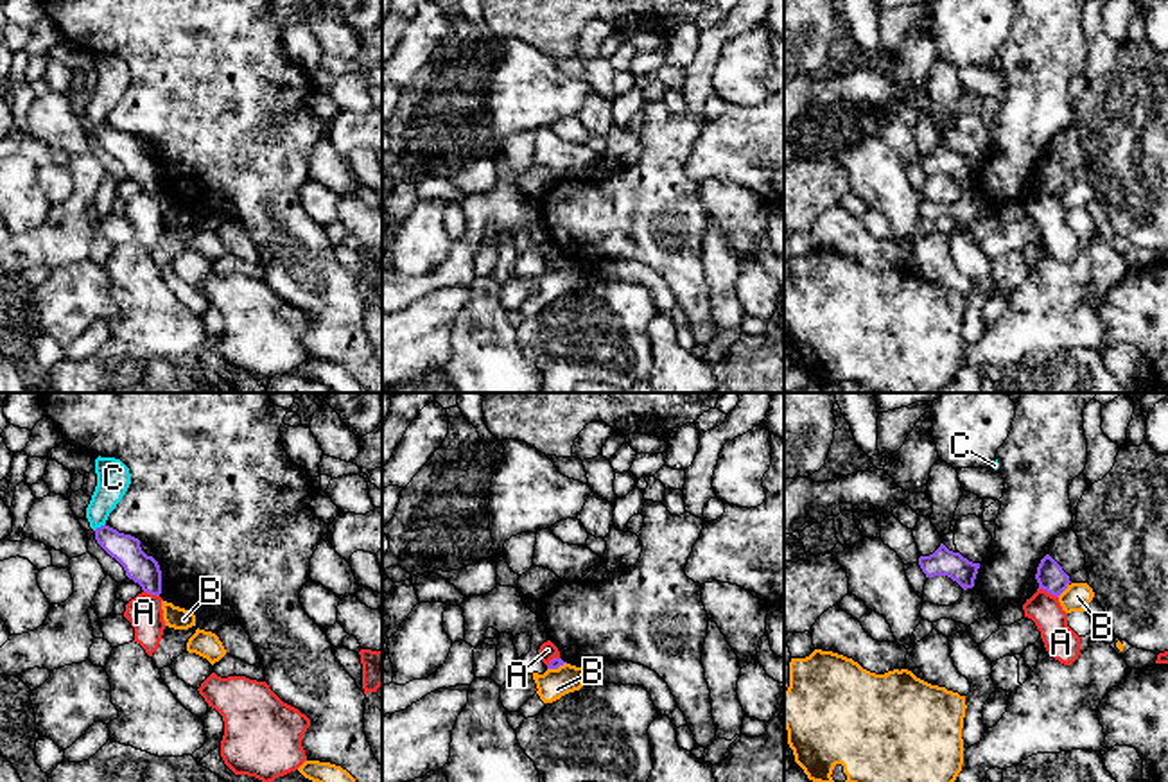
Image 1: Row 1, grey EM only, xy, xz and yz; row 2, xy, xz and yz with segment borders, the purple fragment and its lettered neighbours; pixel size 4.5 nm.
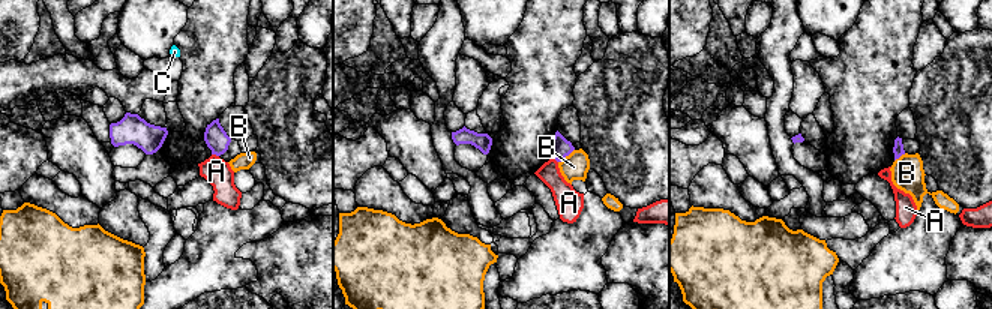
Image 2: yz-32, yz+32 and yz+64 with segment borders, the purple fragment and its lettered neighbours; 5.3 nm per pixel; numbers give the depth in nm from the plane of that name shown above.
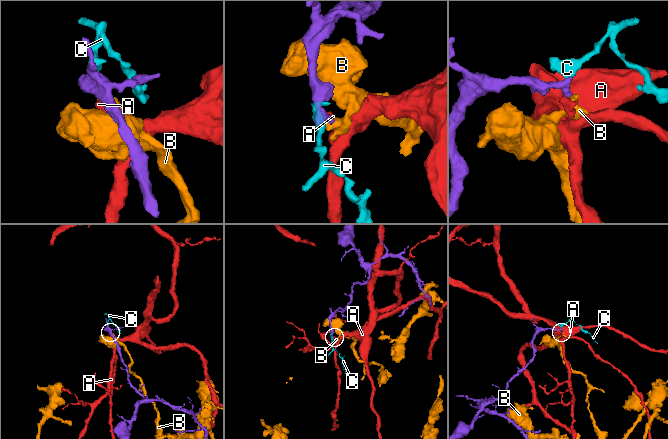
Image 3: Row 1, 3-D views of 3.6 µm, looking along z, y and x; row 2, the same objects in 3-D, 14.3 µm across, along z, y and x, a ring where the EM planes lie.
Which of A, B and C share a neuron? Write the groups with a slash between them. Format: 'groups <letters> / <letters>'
groups A / B / C

